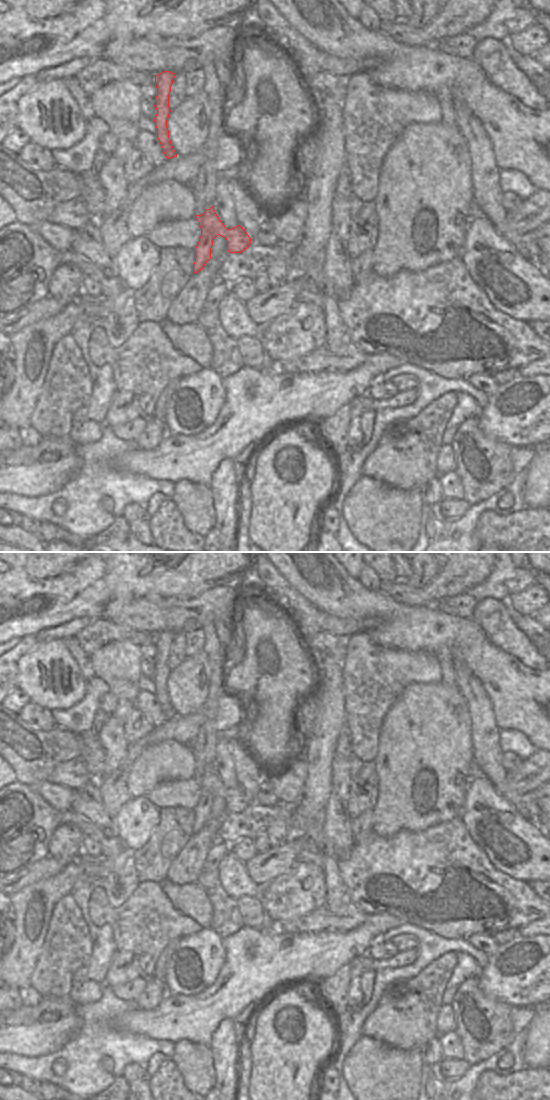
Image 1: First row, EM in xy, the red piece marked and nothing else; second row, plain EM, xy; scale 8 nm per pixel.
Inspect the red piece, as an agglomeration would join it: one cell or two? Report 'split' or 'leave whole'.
split

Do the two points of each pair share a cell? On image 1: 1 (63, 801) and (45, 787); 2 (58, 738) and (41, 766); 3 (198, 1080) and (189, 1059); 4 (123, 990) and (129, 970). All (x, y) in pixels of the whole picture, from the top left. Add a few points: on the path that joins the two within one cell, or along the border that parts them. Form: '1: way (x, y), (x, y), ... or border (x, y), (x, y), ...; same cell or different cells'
1: way (59, 797), (49, 791); same cell
2: way (58, 745), (58, 748), (47, 759); same cell
3: way (198, 1075), (194, 1064); same cell
4: border (142, 976), (111, 987); different cells

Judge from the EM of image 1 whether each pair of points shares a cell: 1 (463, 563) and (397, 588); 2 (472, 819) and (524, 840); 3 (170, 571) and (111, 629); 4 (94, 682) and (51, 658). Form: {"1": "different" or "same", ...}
{"1": "same", "2": "same", "3": "different", "4": "different"}

